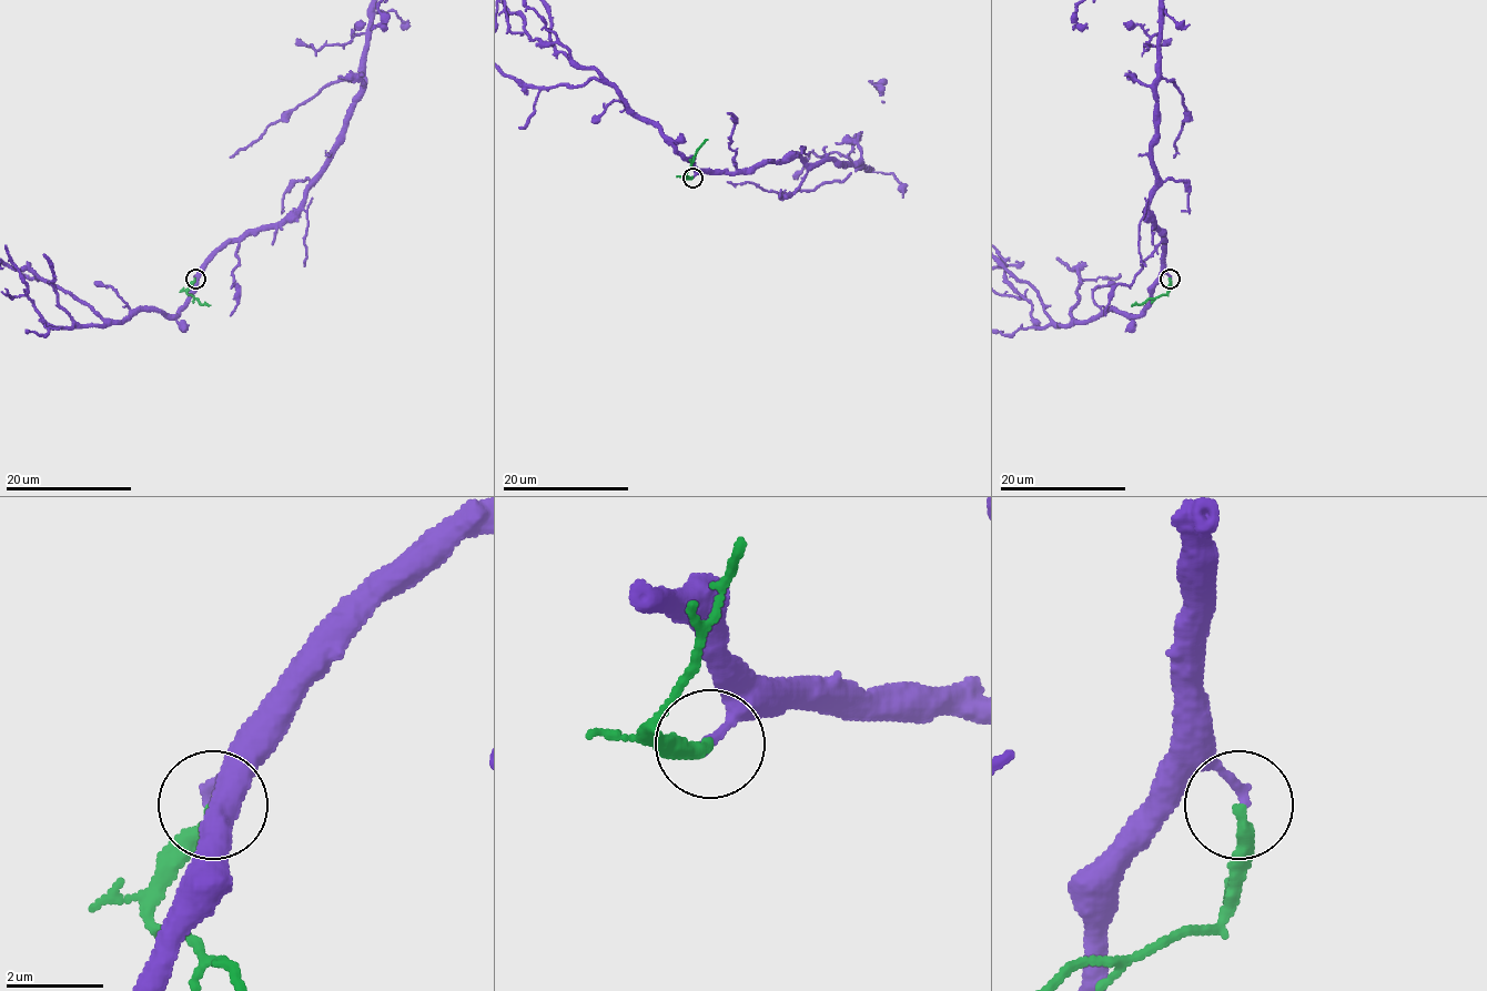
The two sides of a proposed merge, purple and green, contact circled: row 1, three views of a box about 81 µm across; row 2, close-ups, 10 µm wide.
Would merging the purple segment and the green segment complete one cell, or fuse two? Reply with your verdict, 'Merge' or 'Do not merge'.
Do not merge

